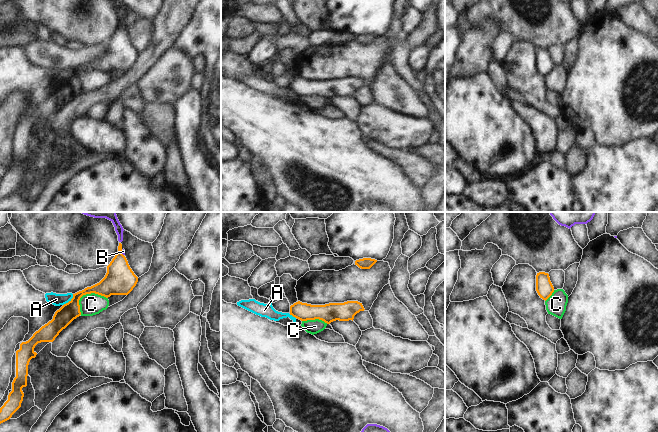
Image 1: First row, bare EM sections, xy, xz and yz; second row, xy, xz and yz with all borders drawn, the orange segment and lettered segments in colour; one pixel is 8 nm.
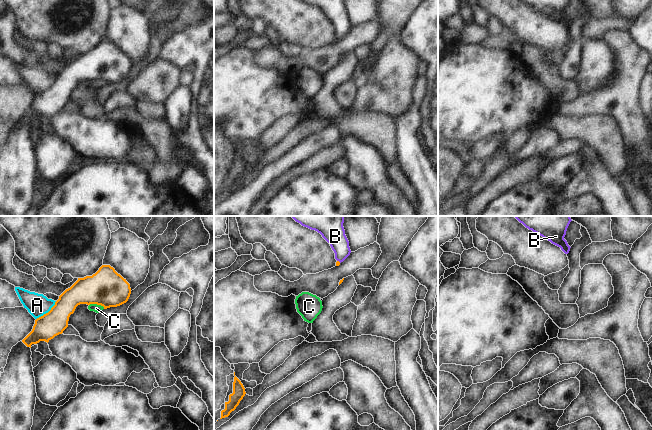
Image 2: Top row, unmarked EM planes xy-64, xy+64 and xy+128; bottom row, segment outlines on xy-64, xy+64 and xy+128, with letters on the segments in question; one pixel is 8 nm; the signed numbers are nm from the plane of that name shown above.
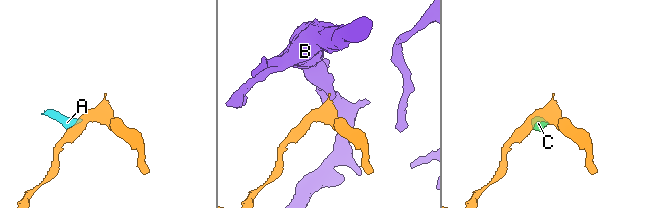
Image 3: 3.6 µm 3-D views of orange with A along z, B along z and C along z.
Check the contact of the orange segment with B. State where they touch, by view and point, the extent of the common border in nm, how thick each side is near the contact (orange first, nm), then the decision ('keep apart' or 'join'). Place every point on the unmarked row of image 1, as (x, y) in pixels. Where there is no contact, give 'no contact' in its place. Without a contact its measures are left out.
xy (121, 29) | 50 nm | 240/30 nm | join

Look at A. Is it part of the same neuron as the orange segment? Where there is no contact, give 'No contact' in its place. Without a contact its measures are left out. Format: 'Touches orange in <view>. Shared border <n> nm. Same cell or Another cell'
Touches orange in xy. Shared border 130 nm. Another cell.

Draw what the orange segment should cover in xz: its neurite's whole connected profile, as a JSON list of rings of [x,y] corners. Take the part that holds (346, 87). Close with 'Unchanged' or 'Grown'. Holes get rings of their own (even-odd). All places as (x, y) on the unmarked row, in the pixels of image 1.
[[[298,77],[290,82],[290,91],[301,97],[319,95],[330,100],[336,96],[353,97],[354,92],[364,86],[362,79],[358,77],[325,81],[311,81]]]. Unchanged.

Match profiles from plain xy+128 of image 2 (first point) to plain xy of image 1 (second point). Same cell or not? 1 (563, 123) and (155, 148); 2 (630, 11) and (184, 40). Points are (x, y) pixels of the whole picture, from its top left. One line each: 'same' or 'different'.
1: different
2: different

